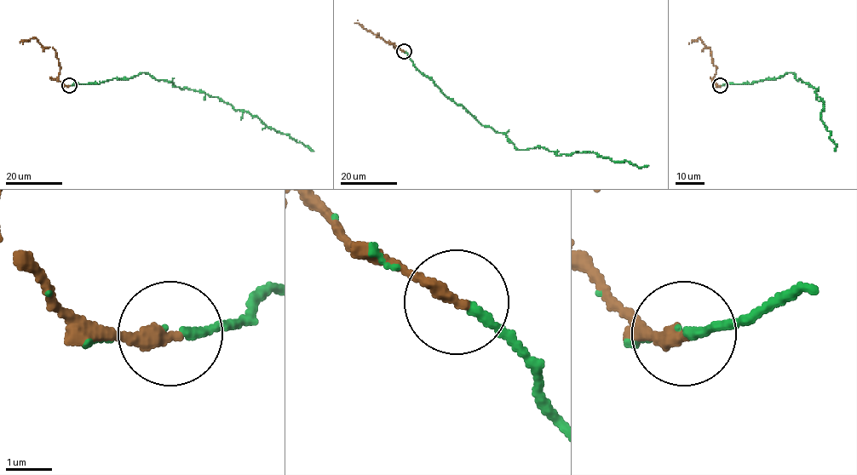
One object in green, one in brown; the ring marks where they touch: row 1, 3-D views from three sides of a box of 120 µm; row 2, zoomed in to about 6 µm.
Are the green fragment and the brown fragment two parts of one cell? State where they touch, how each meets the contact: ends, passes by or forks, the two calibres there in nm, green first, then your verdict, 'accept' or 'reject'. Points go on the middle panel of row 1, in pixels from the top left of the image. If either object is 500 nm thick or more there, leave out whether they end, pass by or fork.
place (404, 51); green passes by; brown ends; calibres 110 and 320 nm; accept

